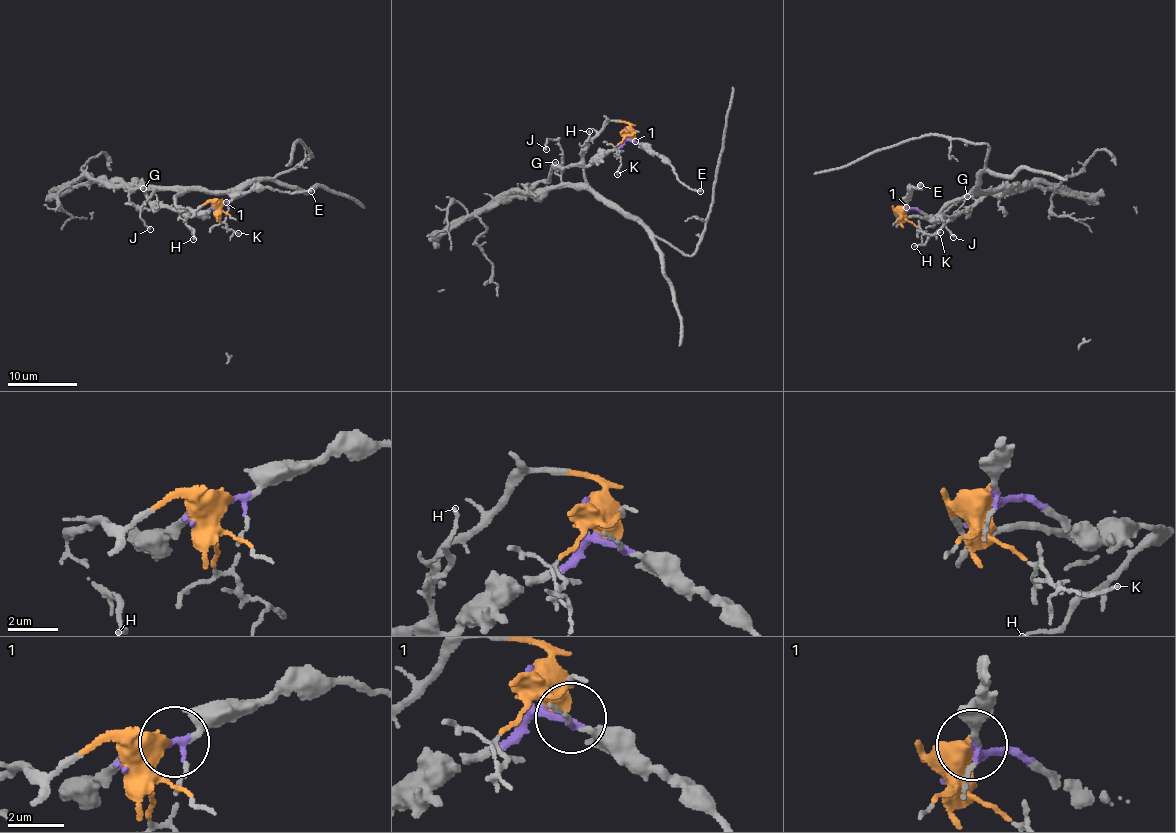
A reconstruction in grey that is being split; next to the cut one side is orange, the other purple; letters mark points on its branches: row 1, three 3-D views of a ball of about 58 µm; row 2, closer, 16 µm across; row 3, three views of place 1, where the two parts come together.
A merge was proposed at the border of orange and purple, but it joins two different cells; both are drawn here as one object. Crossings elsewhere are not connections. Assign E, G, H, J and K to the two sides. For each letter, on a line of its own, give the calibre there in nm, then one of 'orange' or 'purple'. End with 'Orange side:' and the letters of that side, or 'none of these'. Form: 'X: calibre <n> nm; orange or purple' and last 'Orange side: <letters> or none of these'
E: calibre 200 nm; purple
G: calibre 110 nm; purple
H: calibre 120 nm; purple
J: calibre 160 nm; orange
K: calibre 120 nm; orange
Orange side: J, K

